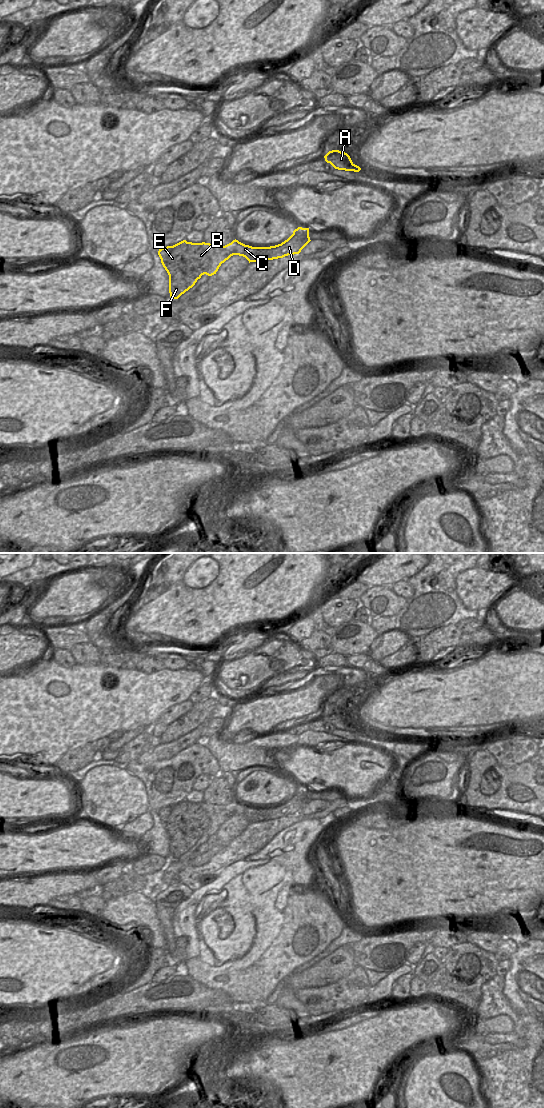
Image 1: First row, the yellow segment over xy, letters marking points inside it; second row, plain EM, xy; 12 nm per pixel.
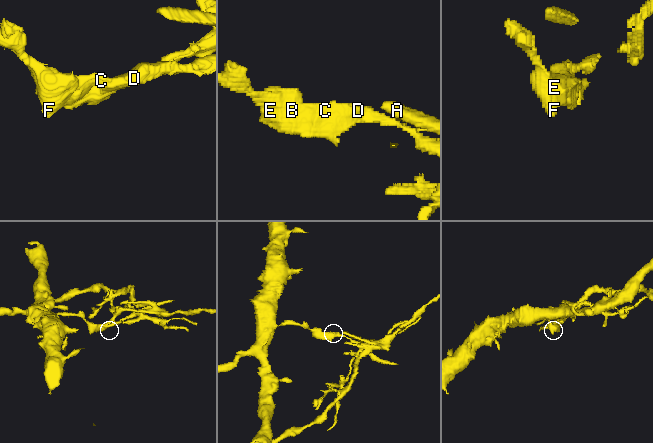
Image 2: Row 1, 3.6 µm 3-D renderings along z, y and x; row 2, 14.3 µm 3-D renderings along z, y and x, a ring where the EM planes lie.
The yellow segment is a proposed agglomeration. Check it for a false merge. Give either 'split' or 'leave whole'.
split

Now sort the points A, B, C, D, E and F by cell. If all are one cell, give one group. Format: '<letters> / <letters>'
A / B C D E F

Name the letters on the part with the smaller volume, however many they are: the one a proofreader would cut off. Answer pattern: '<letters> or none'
A

